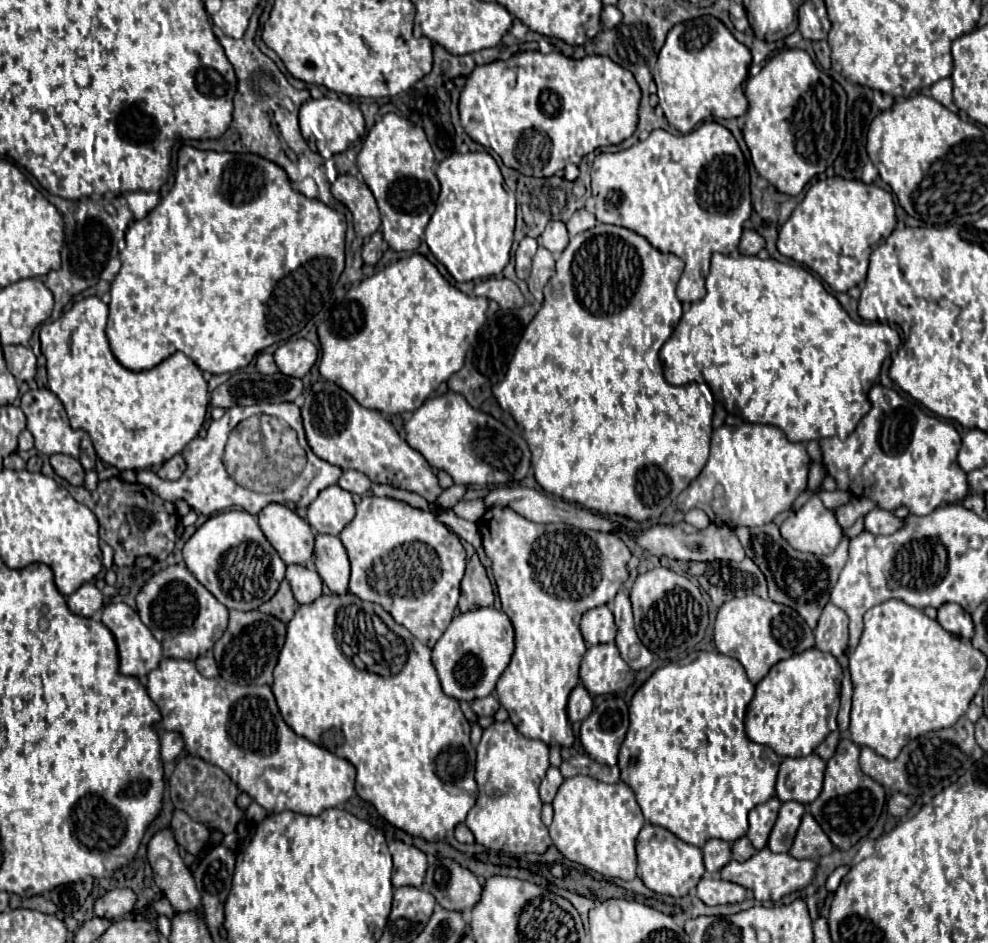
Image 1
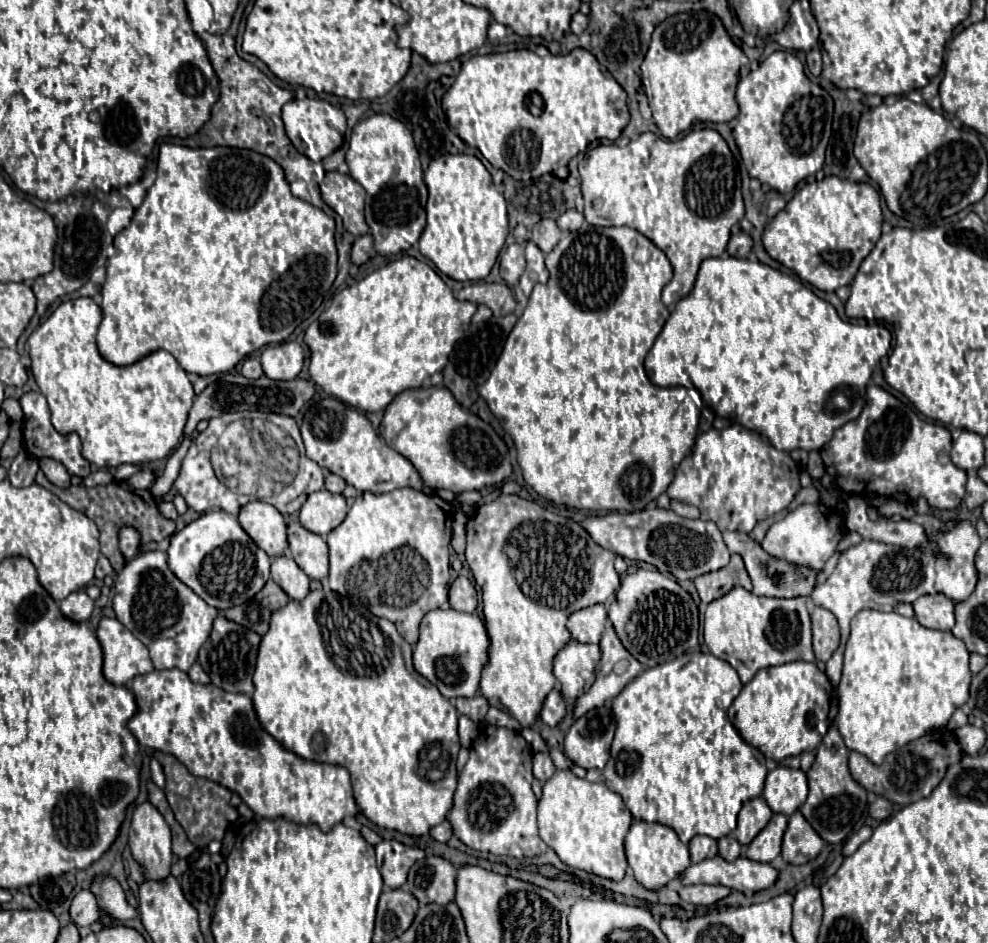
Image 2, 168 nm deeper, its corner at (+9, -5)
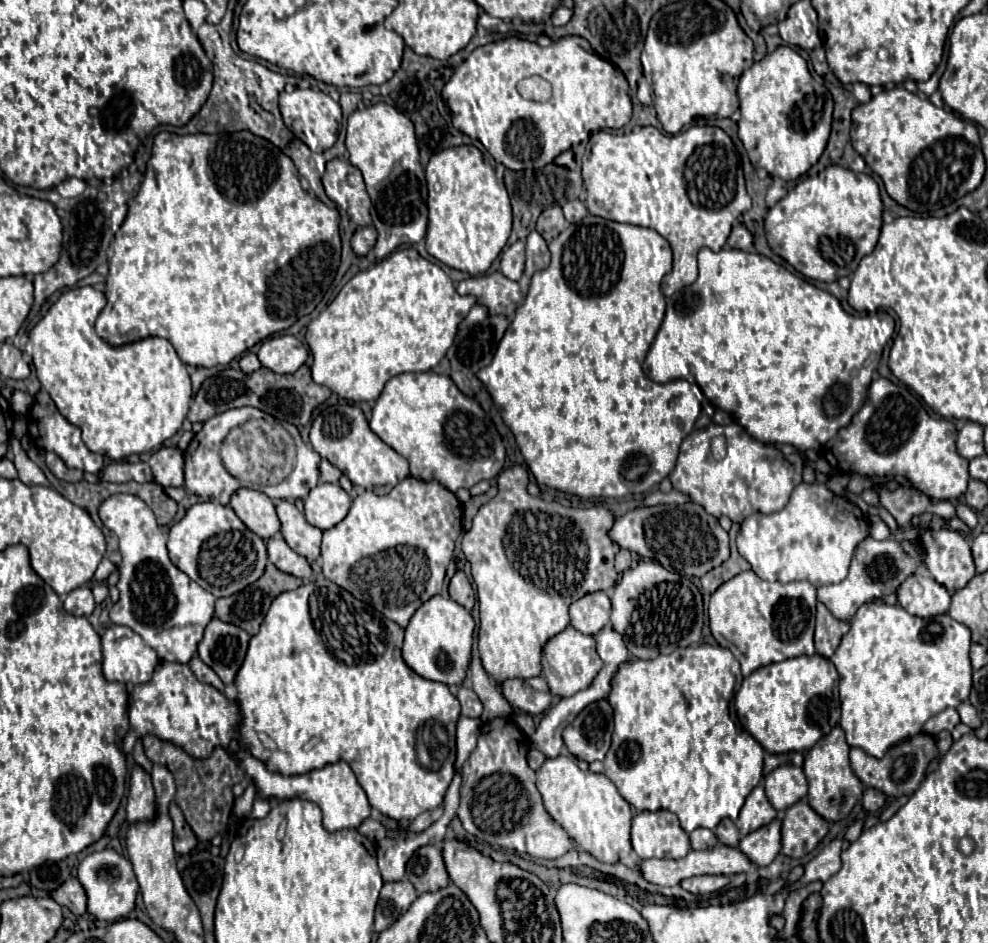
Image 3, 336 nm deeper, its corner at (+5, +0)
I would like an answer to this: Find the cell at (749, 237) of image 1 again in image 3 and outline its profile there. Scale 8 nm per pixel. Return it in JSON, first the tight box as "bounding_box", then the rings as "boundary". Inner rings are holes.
{"bounding_box":[728,223,752,251],"boundary":[[[736,223],[732,227],[732,233],[728,237],[728,245],[732,249],[740,249],[740,251],[748,251],[752,247],[752,235],[750,231],[742,225],[742,223]]]}

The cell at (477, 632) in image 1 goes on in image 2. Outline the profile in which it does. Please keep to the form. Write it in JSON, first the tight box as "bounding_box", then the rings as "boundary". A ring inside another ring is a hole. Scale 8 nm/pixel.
{"bounding_box":[412,608,490,698],"boundary":[[[436,608],[420,622],[420,636],[412,648],[412,662],[416,672],[432,682],[444,698],[472,698],[478,690],[482,666],[486,664],[488,646],[490,640],[486,638],[484,622],[476,614]]]}

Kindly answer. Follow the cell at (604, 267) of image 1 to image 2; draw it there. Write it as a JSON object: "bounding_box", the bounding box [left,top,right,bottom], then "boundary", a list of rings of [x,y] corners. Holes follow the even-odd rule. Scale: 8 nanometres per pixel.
{"bounding_box":[478,224,703,512],"boundary":[[[584,224],[580,230],[566,232],[562,240],[554,246],[554,250],[546,254],[546,268],[550,270],[548,282],[534,286],[528,298],[528,306],[524,308],[522,316],[514,324],[512,332],[508,334],[504,350],[490,378],[478,386],[478,392],[488,402],[488,408],[492,410],[492,414],[502,422],[504,430],[512,436],[518,450],[518,464],[522,468],[524,480],[540,496],[556,504],[566,504],[570,508],[580,508],[580,510],[598,510],[598,512],[644,510],[652,500],[656,500],[666,490],[666,486],[674,480],[674,470],[678,468],[678,462],[682,462],[682,458],[690,454],[694,446],[694,438],[698,434],[701,415],[701,410],[694,401],[703,401],[696,388],[688,389],[684,386],[660,388],[660,386],[654,386],[644,372],[644,356],[648,354],[650,346],[654,344],[654,338],[660,334],[668,318],[668,310],[660,300],[660,292],[672,278],[672,264],[656,244],[652,244],[646,236],[642,236],[634,228],[596,228],[596,226]],[[638,246],[650,246],[650,258],[646,262],[636,260],[634,254]]]}

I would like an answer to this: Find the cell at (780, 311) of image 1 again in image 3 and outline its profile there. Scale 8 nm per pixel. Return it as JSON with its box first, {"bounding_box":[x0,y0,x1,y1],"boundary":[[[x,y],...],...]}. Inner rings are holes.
{"bounding_box":[644,249,895,451],"boundary":[[[702,249],[698,253],[698,267],[700,267],[698,279],[692,285],[688,285],[686,289],[682,289],[680,293],[676,293],[672,297],[672,305],[670,305],[670,299],[668,299],[668,307],[666,307],[662,327],[660,327],[660,331],[658,331],[658,335],[656,335],[648,355],[646,355],[646,361],[644,361],[644,373],[652,381],[658,381],[658,383],[668,383],[672,379],[685,379],[690,383],[696,383],[702,389],[702,393],[716,407],[720,407],[722,411],[728,411],[730,415],[734,415],[736,421],[756,441],[788,443],[788,445],[794,445],[800,451],[820,449],[828,439],[832,439],[836,435],[838,429],[846,427],[852,421],[852,417],[858,413],[858,409],[862,407],[862,403],[864,403],[864,399],[868,395],[872,375],[874,375],[874,371],[876,371],[876,367],[880,363],[883,349],[892,339],[895,330],[895,322],[892,317],[881,310],[871,315],[848,315],[840,307],[840,301],[834,295],[830,295],[824,289],[818,289],[805,278],[790,273],[786,267],[782,267],[772,259],[768,259],[764,255],[758,255],[758,253],[746,253],[746,251],[738,251],[738,249],[722,249],[722,251],[714,253],[710,249]]]}

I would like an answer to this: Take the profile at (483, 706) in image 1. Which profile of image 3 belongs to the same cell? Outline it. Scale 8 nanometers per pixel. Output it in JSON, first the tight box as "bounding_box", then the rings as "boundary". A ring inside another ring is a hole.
{"bounding_box":[458,687,484,717],"boundary":[[[460,687],[458,689],[458,701],[460,701],[460,705],[462,705],[462,715],[466,715],[466,717],[480,717],[482,715],[482,711],[484,711],[484,705],[482,705],[482,701],[478,699],[478,695],[470,689],[470,687]]]}

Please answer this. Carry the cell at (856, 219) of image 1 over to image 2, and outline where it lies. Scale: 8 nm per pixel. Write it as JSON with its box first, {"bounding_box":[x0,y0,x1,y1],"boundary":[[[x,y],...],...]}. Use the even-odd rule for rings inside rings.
{"bounding_box":[762,176,882,292],"boundary":[[[828,176],[816,184],[806,184],[764,228],[762,244],[770,258],[784,264],[800,280],[824,292],[848,286],[862,260],[880,238],[882,210],[880,194],[868,182],[850,182]]]}

